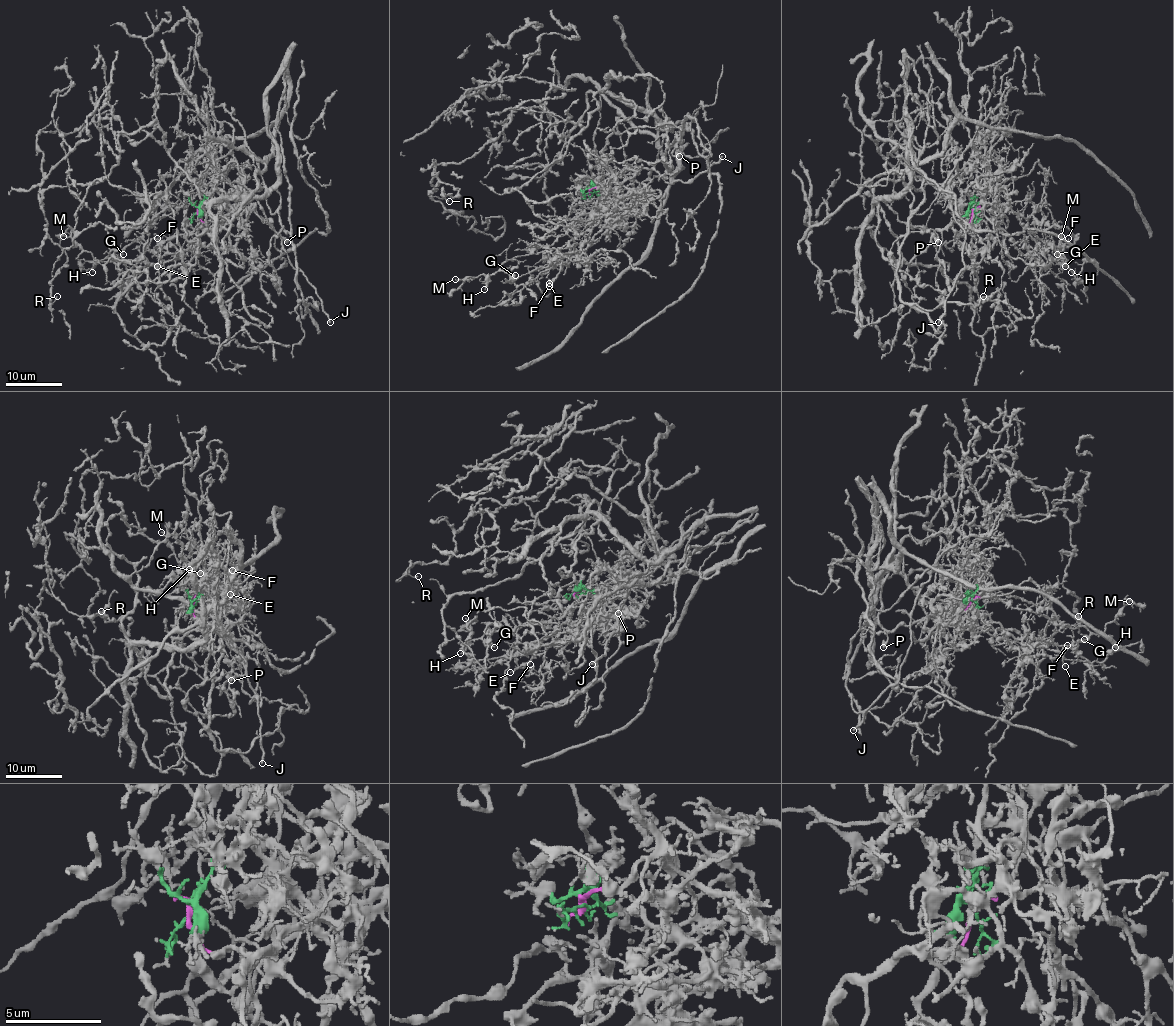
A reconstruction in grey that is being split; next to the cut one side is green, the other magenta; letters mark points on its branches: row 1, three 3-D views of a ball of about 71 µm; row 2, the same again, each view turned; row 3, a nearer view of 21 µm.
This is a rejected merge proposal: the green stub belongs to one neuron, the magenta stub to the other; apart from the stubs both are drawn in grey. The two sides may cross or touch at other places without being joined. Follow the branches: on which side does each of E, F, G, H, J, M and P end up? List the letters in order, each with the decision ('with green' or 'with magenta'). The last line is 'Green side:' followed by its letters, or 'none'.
E: with green
F: with green
G: with green
H: with green
J: with green
M: with green
P: with magenta
Green side: E, F, G, H, J, M

